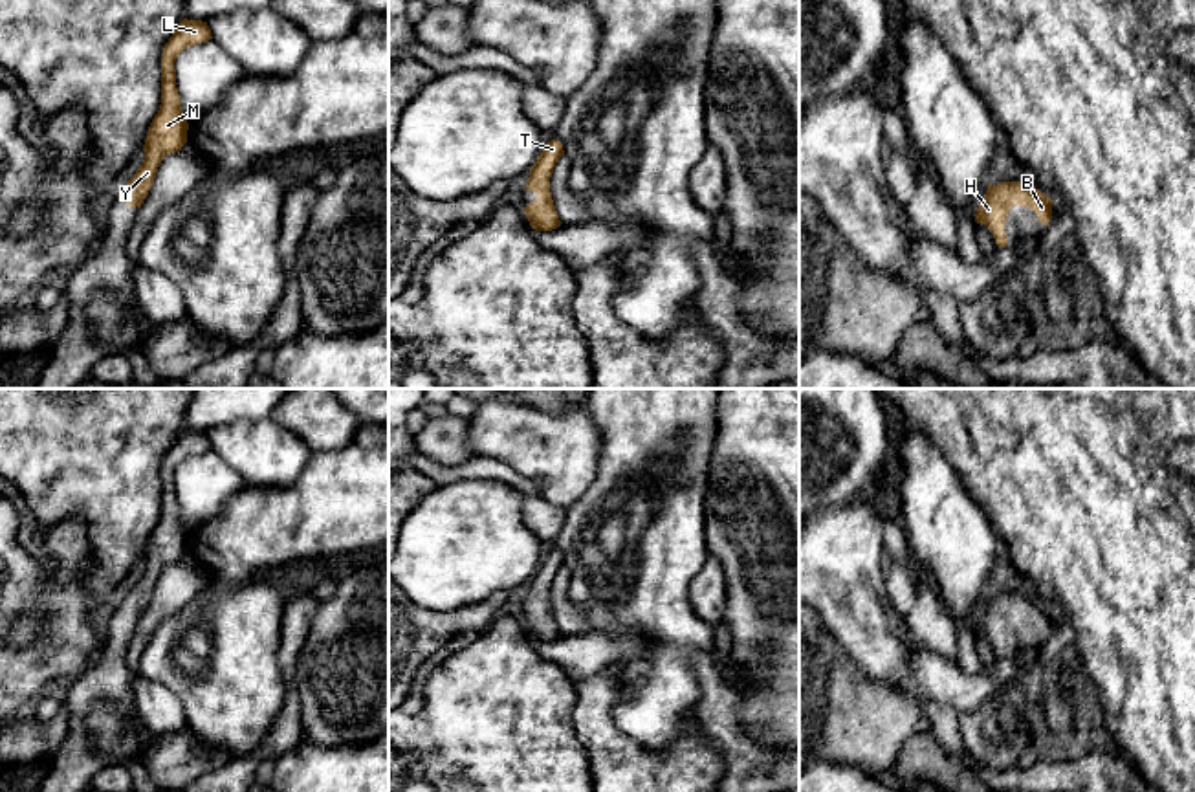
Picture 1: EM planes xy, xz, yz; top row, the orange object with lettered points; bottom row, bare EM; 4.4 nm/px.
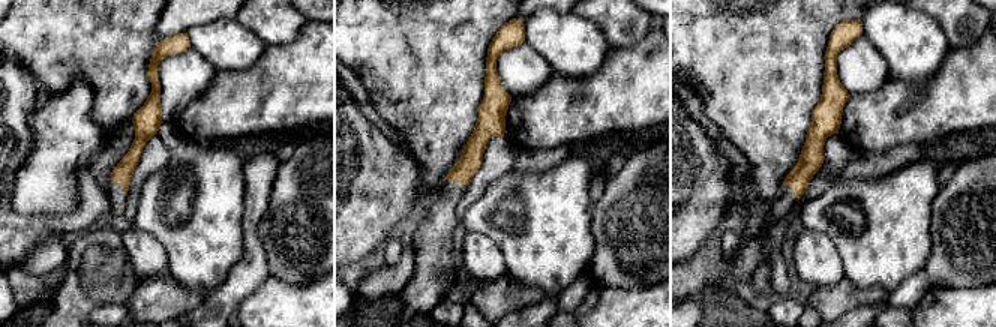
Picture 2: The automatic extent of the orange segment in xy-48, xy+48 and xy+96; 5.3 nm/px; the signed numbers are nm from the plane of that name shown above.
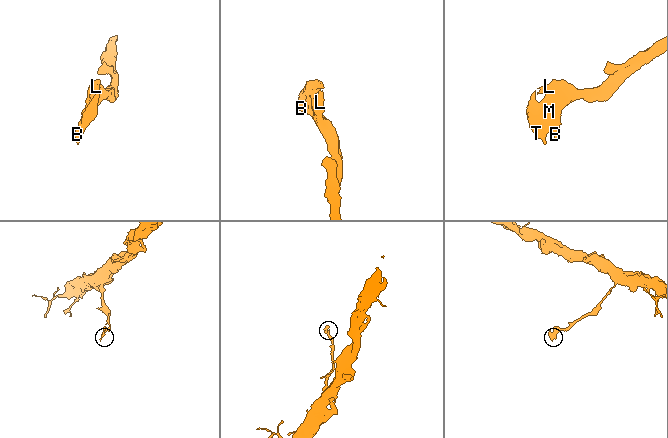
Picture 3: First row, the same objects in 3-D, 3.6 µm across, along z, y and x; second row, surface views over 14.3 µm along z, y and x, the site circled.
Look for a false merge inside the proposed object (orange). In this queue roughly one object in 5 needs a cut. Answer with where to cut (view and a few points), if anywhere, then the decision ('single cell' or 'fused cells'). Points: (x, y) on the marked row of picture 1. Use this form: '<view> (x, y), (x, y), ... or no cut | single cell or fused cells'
no cut | single cell

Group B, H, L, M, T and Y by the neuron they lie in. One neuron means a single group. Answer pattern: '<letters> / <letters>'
B H L M T Y

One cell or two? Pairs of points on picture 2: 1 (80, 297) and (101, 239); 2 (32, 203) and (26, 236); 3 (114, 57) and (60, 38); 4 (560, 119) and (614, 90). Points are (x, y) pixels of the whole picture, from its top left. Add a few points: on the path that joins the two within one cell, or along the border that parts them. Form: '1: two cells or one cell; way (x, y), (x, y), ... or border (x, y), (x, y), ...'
1: one cell; way (90, 282), (96, 275), (96, 254)
2: two cells; border (15, 210), (23, 213), (65, 215)
3: one cell; way (101, 44), (95, 38), (74, 38)
4: one cell; way (573, 110), (591, 108), (600, 104)

